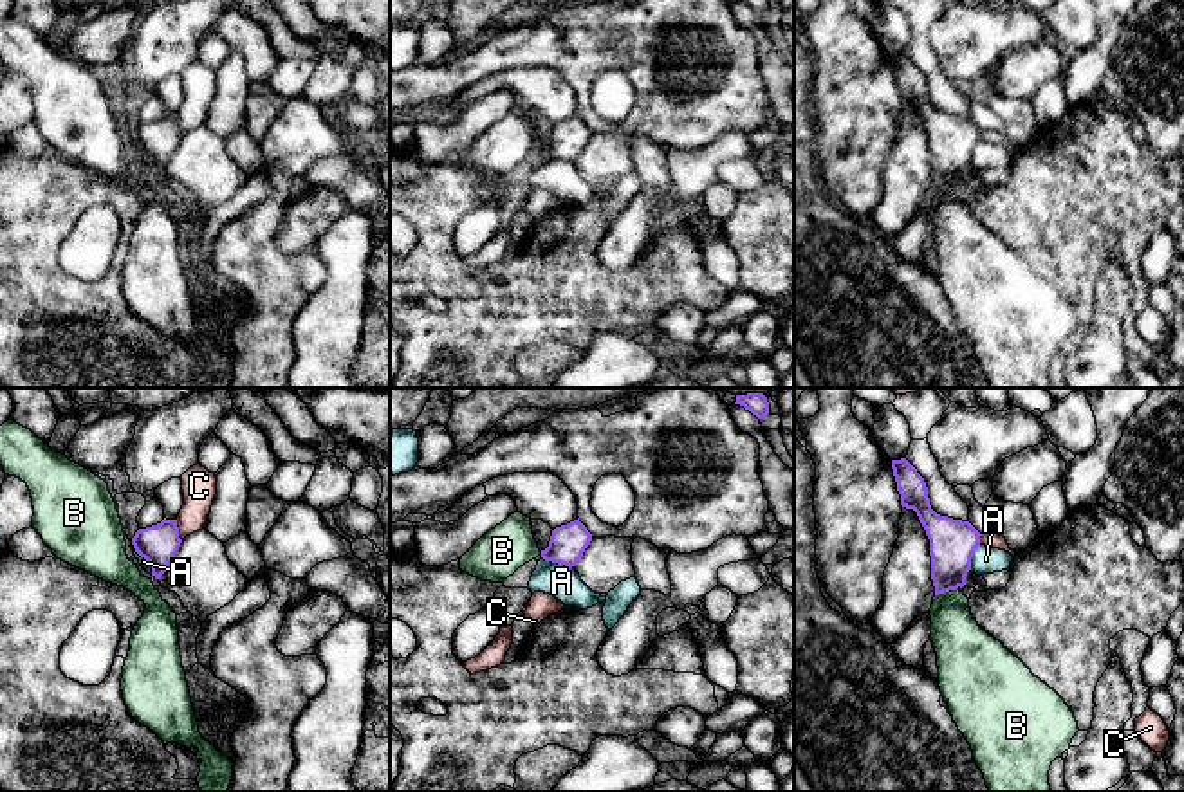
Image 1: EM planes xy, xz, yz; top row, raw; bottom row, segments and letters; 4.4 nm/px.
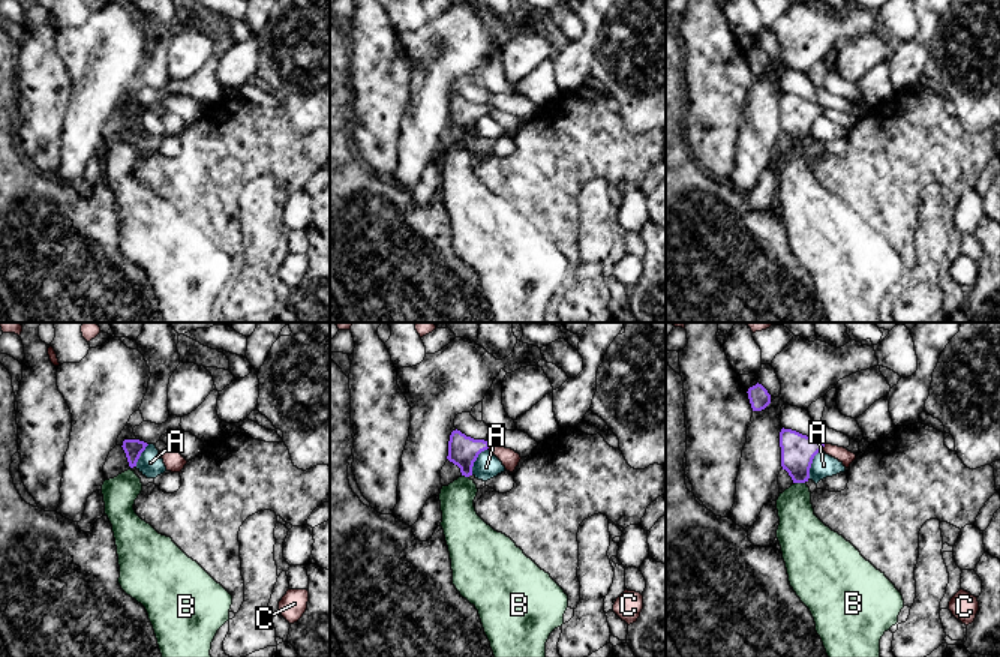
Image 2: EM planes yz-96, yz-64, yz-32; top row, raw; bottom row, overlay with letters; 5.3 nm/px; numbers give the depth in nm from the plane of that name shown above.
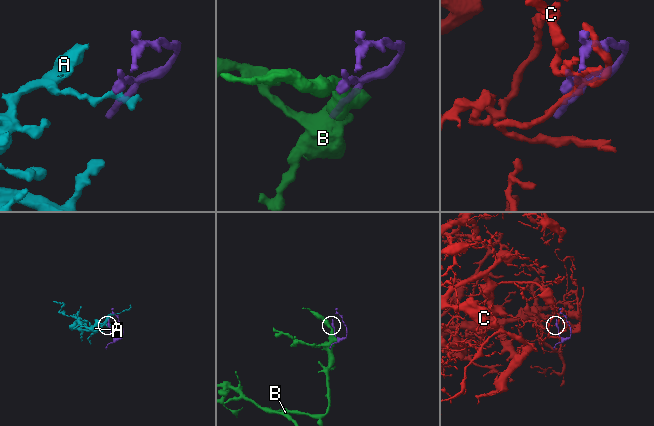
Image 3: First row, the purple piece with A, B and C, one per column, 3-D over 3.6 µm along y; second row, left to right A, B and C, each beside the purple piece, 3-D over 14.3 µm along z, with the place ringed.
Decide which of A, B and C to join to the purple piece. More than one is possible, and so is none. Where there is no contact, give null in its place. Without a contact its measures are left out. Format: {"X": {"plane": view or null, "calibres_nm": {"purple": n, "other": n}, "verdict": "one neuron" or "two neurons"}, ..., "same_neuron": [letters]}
{"A": {"plane": "xz", "calibres_nm": {"purple": 160, "other": 150}, "verdict": "two neurons"}, "B": {"plane": "yz", "calibres_nm": {"purple": 200, "other": 240}, "verdict": "two neurons"}, "C": {"plane": "xy", "calibres_nm": {"purple": 170, "other": 160}, "verdict": "two neurons"}, "same_neuron": []}

